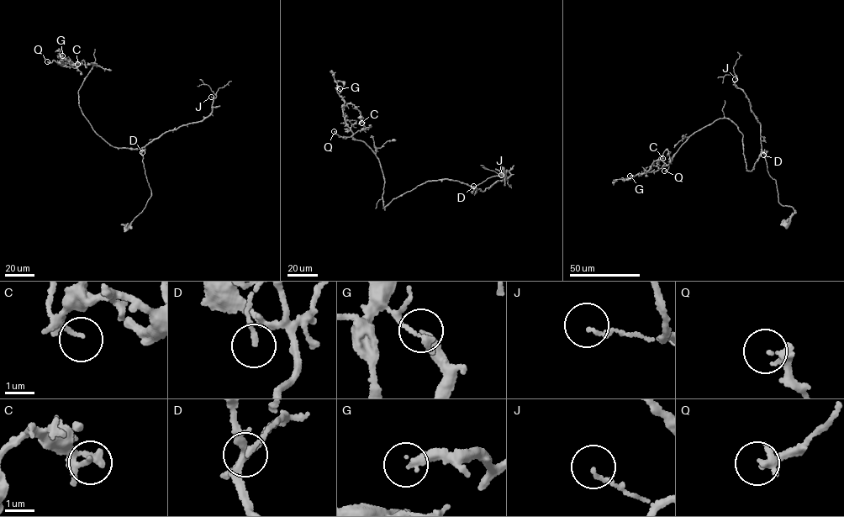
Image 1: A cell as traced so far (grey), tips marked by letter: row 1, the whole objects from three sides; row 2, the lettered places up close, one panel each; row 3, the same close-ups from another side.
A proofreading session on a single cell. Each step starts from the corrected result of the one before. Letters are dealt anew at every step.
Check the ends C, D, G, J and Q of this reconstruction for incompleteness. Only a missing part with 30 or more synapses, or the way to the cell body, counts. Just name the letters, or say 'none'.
none

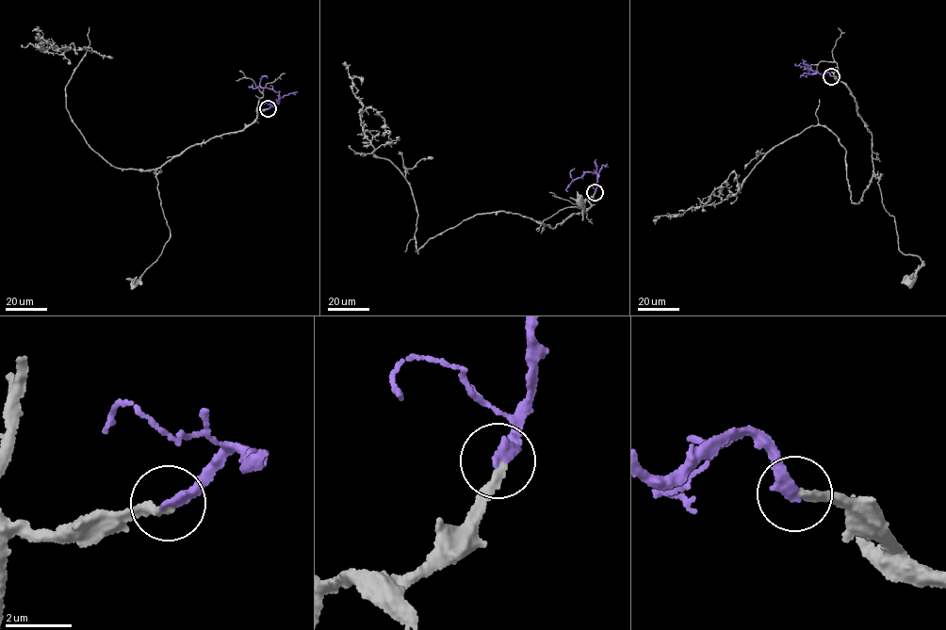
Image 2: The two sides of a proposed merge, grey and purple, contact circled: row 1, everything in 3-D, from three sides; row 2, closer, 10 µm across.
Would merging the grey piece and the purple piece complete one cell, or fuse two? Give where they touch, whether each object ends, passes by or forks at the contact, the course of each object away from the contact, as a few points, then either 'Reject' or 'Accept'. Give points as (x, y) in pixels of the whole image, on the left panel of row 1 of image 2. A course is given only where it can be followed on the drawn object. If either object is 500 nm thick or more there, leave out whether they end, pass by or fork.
Place: (268, 108). At the ring grey ends. At the ring purple ends. Course of grey: (268, 108), (259, 110), (255, 120), (241, 130), (192, 145), (156, 170), (169, 239), (135, 283). Course of purple: (268, 108), (280, 99), (278, 92), (260, 86), (262, 76), (267, 77). Accept

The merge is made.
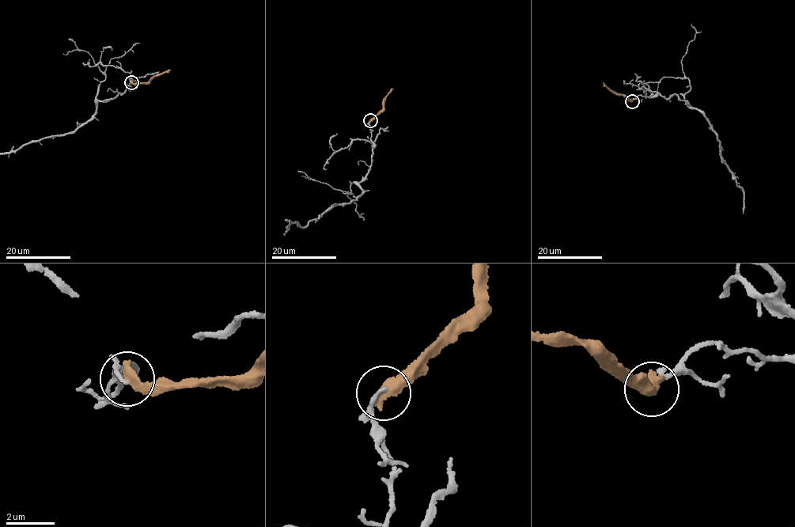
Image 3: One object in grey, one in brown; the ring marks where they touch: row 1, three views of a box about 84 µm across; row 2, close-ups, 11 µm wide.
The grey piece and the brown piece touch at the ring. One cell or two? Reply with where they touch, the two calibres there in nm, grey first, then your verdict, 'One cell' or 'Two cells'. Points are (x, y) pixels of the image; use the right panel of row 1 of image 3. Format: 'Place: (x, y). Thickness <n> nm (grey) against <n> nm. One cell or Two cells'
Place: (632, 101). Thickness 150 nm (grey) against 480 nm. Two cells

